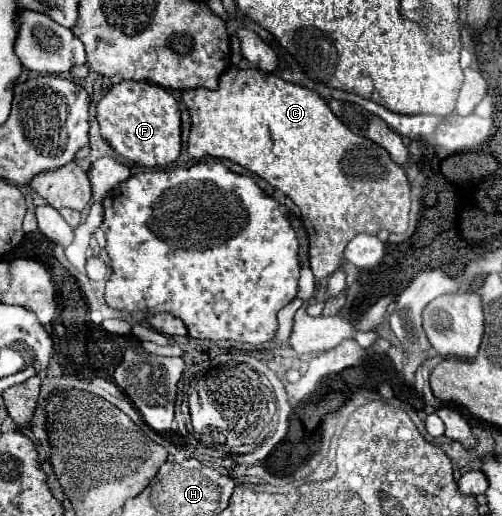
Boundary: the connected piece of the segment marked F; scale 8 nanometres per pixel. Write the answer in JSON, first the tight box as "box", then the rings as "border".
{"box":[97,81,181,167],"border":[[[121,81],[97,105],[101,137],[125,159],[141,167],[165,167],[181,153],[181,109],[177,99],[147,81]]]}

